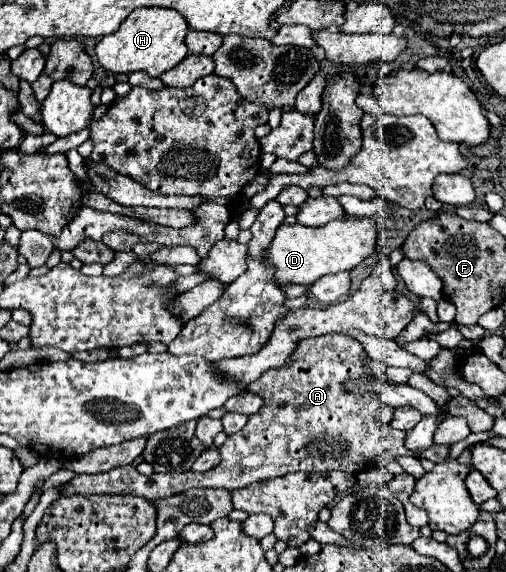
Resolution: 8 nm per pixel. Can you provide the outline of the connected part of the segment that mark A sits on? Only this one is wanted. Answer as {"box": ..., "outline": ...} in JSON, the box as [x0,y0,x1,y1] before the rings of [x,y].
{"box":[60,334,450,502],"outline":[[[326,334],[326,336],[316,336],[310,340],[302,340],[296,348],[298,358],[290,366],[284,368],[272,368],[270,372],[264,372],[262,378],[252,382],[248,386],[250,392],[256,392],[258,396],[264,398],[264,408],[256,414],[252,414],[246,422],[246,426],[228,436],[226,442],[218,448],[222,462],[204,474],[196,472],[180,472],[180,474],[152,474],[152,476],[142,476],[138,474],[136,466],[126,466],[126,468],[114,468],[114,472],[104,472],[96,476],[74,476],[66,484],[60,486],[62,496],[90,496],[90,494],[118,494],[118,496],[142,496],[150,502],[168,498],[180,492],[186,492],[190,488],[226,488],[226,490],[238,490],[244,488],[252,482],[260,480],[270,480],[276,476],[286,476],[288,472],[332,472],[332,470],[342,470],[350,474],[358,474],[364,470],[372,470],[376,466],[386,466],[400,456],[414,456],[414,458],[428,458],[432,462],[444,462],[450,456],[450,446],[446,444],[432,444],[426,452],[410,452],[404,446],[404,434],[400,430],[394,430],[392,426],[380,424],[376,420],[376,410],[382,406],[382,400],[374,398],[356,398],[344,392],[342,380],[348,376],[370,376],[372,374],[362,366],[362,360],[366,356],[362,344],[350,336],[344,334]]]}

